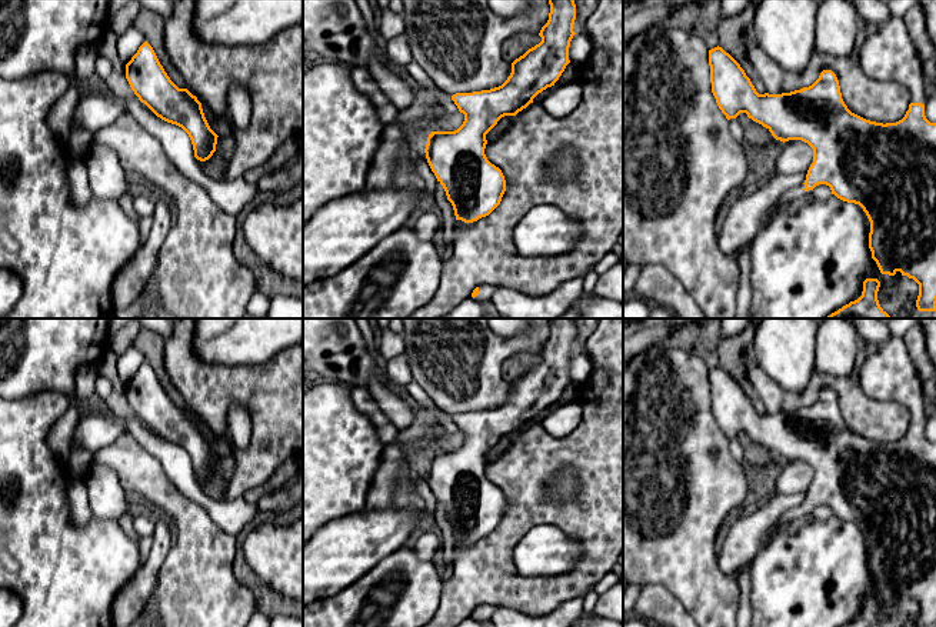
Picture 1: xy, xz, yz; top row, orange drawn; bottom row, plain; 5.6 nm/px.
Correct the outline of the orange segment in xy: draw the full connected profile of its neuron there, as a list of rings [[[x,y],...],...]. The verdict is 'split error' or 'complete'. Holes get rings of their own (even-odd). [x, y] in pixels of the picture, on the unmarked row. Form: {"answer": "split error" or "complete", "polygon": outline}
{"answer": "complete", "polygon": [[[147,361],[126,384],[126,398],[139,420],[157,437],[189,454],[197,480],[206,481],[213,476],[219,456],[210,448],[201,423],[170,400]]]}

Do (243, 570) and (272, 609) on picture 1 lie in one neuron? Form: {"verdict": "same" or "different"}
{"verdict": "same"}

